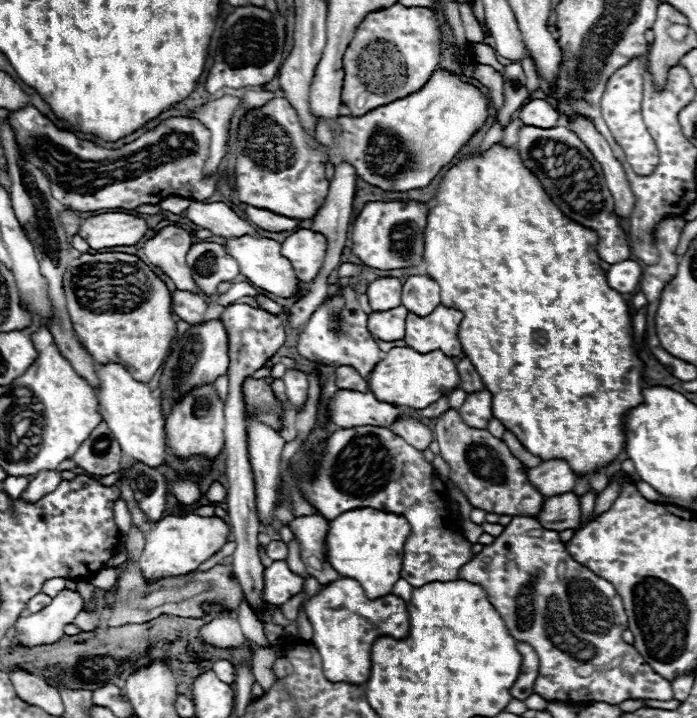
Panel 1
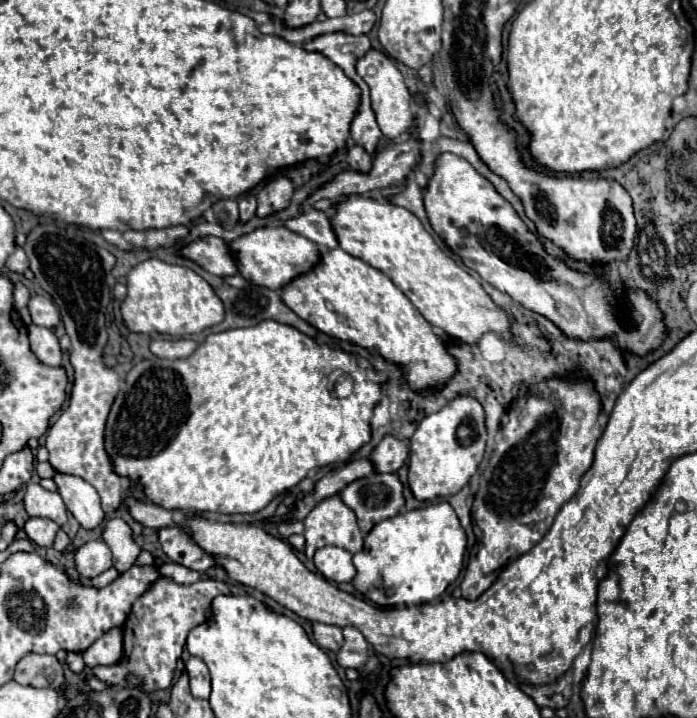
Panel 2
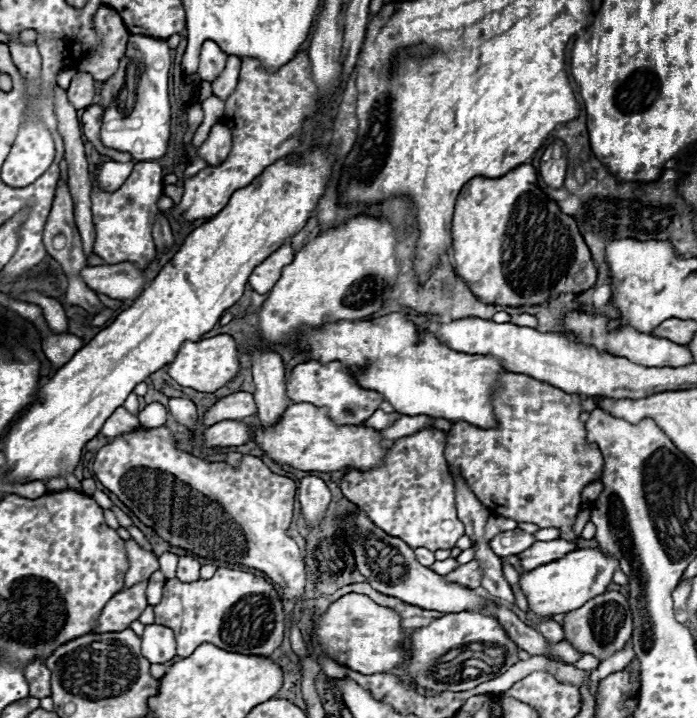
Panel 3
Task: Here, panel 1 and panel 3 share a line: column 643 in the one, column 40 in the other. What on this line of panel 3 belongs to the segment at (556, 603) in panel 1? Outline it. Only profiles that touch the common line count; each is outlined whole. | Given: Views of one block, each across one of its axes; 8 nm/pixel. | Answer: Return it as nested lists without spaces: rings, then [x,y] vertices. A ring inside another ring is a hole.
[[[34,658],[24,668],[26,682],[30,686],[32,698],[46,698],[50,696],[50,670],[46,668],[46,662],[42,658]]]

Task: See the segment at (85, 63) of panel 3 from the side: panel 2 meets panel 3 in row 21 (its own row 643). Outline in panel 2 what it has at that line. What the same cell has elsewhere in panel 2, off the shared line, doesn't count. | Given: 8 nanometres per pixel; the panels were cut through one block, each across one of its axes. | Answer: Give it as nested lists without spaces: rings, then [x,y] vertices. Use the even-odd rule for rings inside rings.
[[[112,628],[102,638],[98,638],[82,656],[88,668],[98,664],[116,664],[122,658],[122,630]]]

